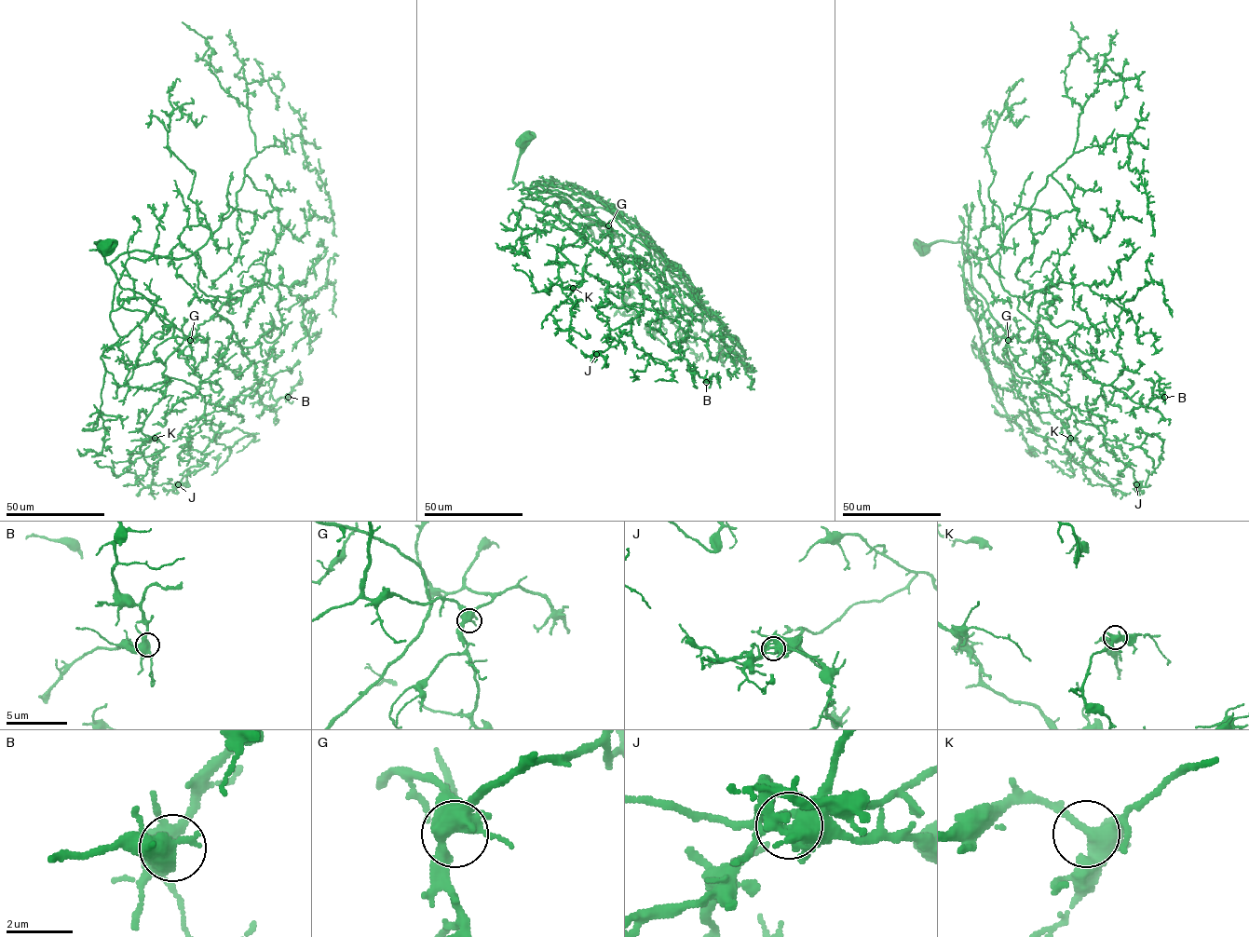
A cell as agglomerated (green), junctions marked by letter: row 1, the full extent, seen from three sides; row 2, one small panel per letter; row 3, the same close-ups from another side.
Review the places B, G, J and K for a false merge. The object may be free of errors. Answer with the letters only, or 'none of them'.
J

